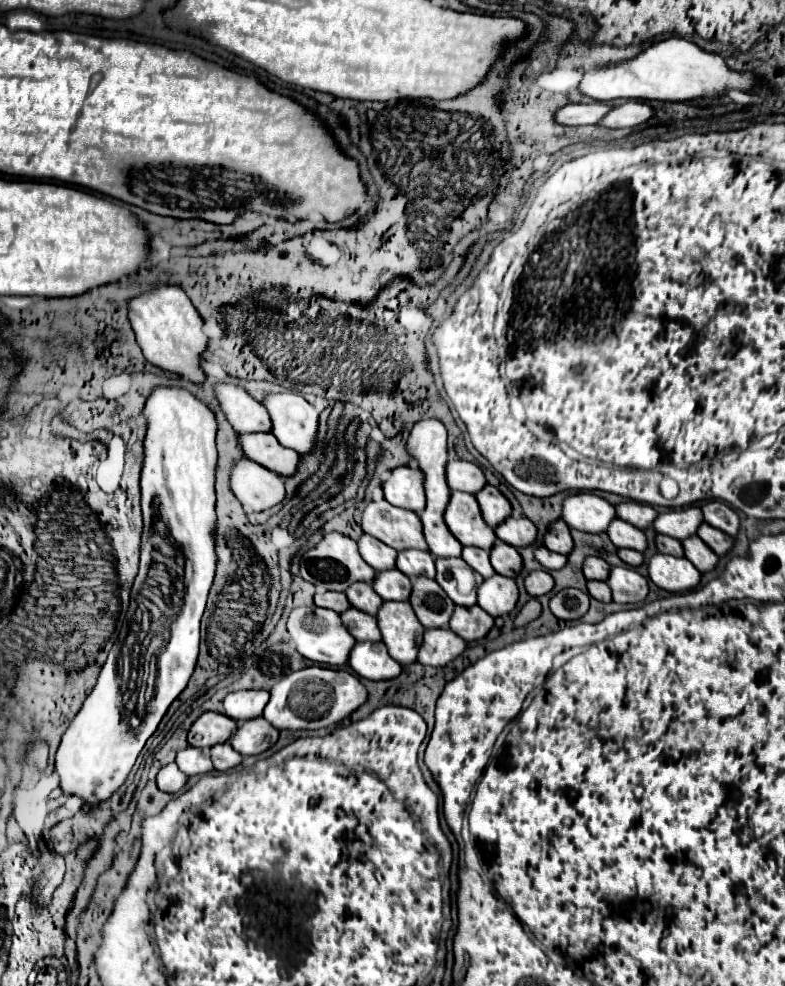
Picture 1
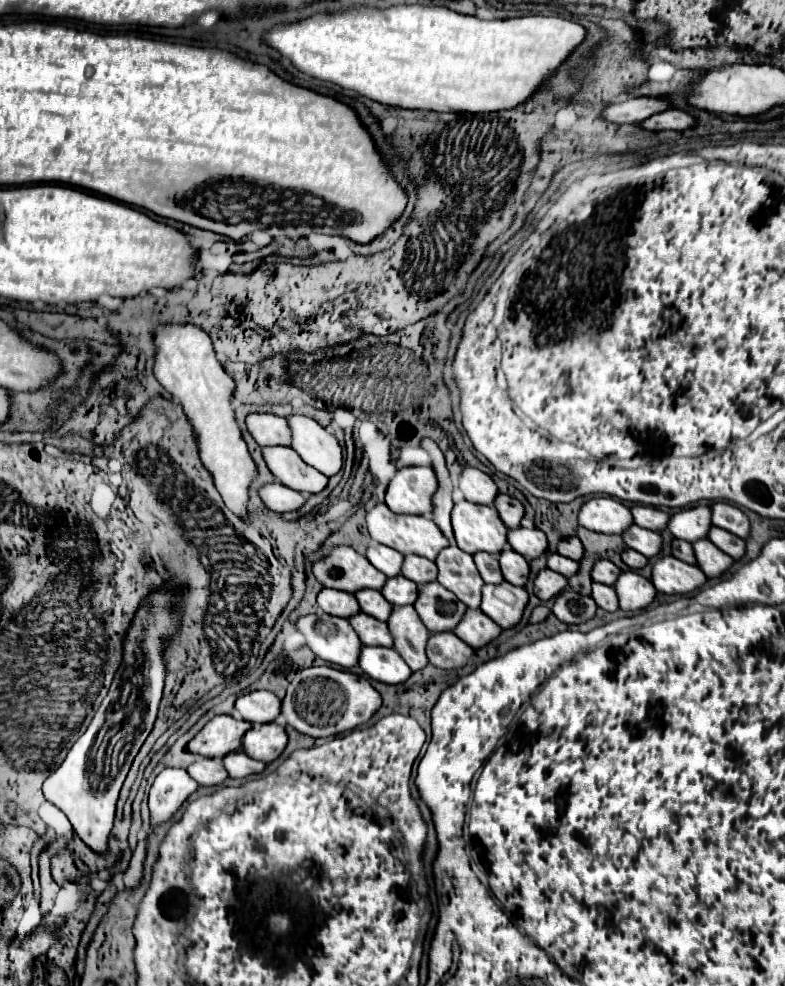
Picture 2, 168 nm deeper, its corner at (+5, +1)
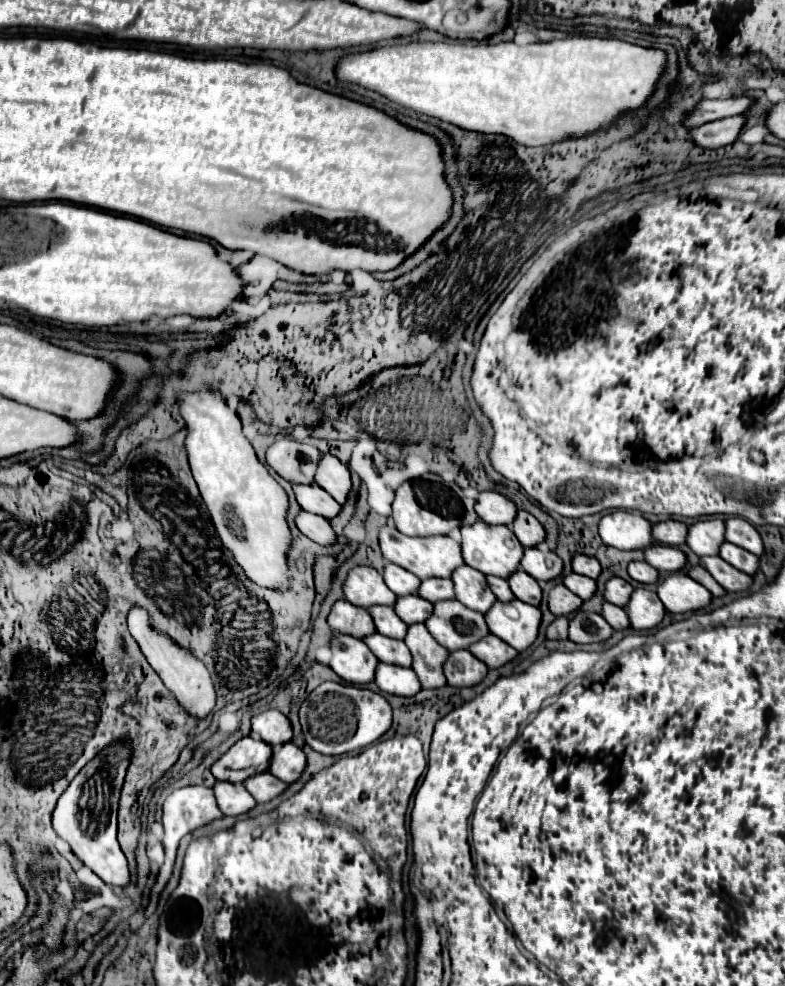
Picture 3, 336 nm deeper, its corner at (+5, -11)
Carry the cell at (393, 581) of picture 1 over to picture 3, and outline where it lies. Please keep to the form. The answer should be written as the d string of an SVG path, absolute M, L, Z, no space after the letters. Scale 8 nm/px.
M404 596L404 598L398 598L394 610L410 626L410 624L426 622L426 616L434 612L434 604L420 596Z

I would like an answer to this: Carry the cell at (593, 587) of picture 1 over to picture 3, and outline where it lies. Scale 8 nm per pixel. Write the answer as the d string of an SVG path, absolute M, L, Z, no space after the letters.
M606 602L604 608L602 608L602 616L608 620L608 624L610 624L614 630L626 630L626 628L630 628L626 610L620 608L620 606L614 606L614 604Z

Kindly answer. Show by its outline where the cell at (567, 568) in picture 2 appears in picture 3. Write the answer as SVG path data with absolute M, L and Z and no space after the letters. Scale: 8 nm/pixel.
M570 574L562 580L562 584L574 592L576 596L580 596L582 600L590 600L596 592L596 580L588 578L588 576L580 576L580 574Z

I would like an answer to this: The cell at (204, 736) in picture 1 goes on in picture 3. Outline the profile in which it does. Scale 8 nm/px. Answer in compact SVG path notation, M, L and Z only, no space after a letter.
M250 736L238 740L214 766L212 774L222 782L244 782L256 772L266 772L270 768L272 746L254 740Z

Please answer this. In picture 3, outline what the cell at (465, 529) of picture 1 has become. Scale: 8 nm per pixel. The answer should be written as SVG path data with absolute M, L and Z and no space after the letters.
M478 520L474 526L462 528L462 556L464 562L482 574L492 574L500 578L510 578L514 570L520 566L522 560L522 544L514 536L514 532L508 526L490 526L482 520Z

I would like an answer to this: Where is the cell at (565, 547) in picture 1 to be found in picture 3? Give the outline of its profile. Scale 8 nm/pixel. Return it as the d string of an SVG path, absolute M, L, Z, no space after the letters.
M574 556L574 560L572 560L572 568L574 568L574 572L576 574L584 574L584 576L588 576L588 578L598 578L600 576L600 572L602 572L602 566L600 566L600 562L596 560L596 558L590 558L590 556Z

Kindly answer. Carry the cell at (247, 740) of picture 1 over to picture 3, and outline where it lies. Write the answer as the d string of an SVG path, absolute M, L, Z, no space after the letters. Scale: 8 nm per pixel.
M292 742L274 746L272 750L274 754L272 754L270 772L288 784L296 782L306 768L306 754Z

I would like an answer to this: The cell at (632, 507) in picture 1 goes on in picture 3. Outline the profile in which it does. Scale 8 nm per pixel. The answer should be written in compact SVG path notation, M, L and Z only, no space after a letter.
M678 520L658 522L658 524L654 524L654 528L652 528L654 540L664 542L664 544L668 544L668 546L680 546L680 544L684 544L686 532L688 532L688 526L686 526L684 522L678 522Z

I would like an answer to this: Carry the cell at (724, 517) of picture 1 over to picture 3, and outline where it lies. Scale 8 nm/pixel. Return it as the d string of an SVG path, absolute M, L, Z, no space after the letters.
M742 518L726 520L726 540L756 554L756 556L760 556L764 552L764 544L762 544L758 530Z

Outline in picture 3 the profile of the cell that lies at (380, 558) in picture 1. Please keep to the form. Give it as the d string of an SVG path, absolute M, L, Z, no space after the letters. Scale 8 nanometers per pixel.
M388 562L384 566L382 576L384 576L384 582L388 584L388 588L398 596L418 594L418 588L420 588L420 582L422 582L422 580L418 580L418 576L414 576L412 572L408 572L408 570L392 564L392 562Z

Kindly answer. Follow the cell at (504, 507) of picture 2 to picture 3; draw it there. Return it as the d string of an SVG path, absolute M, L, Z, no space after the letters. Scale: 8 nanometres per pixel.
M520 510L514 524L512 524L514 534L518 536L518 540L522 542L524 548L534 548L538 544L542 544L546 540L546 530L544 526L528 512Z

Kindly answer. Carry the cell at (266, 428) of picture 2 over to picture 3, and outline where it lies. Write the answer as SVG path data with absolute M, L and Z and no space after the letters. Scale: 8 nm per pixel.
M278 440L266 452L268 464L288 482L296 484L314 484L314 472L322 452L310 444L294 440Z

